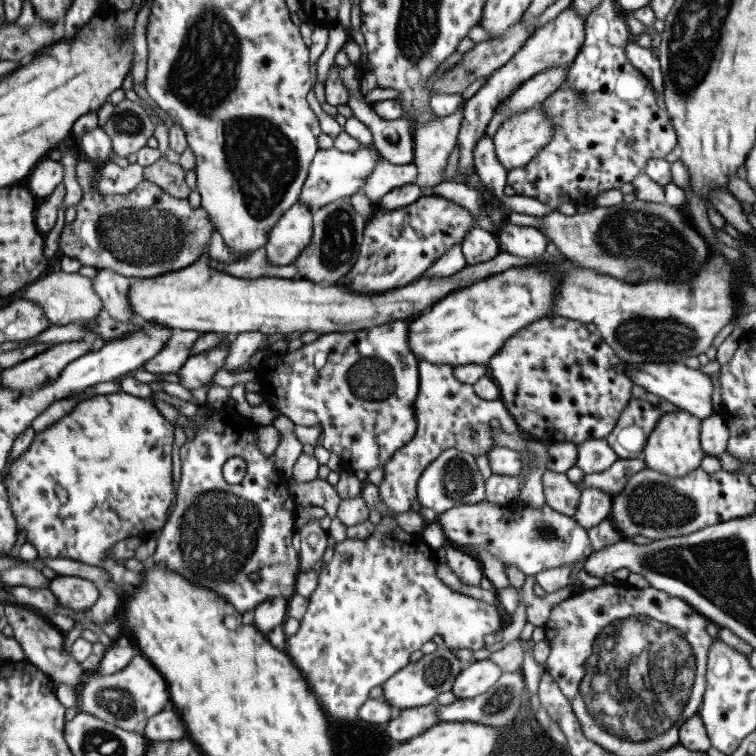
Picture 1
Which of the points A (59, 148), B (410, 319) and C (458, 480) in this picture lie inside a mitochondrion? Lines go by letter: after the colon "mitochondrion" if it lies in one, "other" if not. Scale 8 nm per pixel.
A: other
B: other
C: mitochondrion

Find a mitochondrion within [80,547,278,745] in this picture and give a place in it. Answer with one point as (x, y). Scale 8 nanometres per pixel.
(118, 703)

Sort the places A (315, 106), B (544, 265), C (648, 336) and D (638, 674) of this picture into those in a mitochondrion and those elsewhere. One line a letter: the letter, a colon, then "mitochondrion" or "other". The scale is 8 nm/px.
A: other
B: other
C: mitochondrion
D: mitochondrion

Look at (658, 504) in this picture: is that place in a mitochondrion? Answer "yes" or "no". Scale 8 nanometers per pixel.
yes

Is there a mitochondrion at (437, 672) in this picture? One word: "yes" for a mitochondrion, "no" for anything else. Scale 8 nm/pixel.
yes

